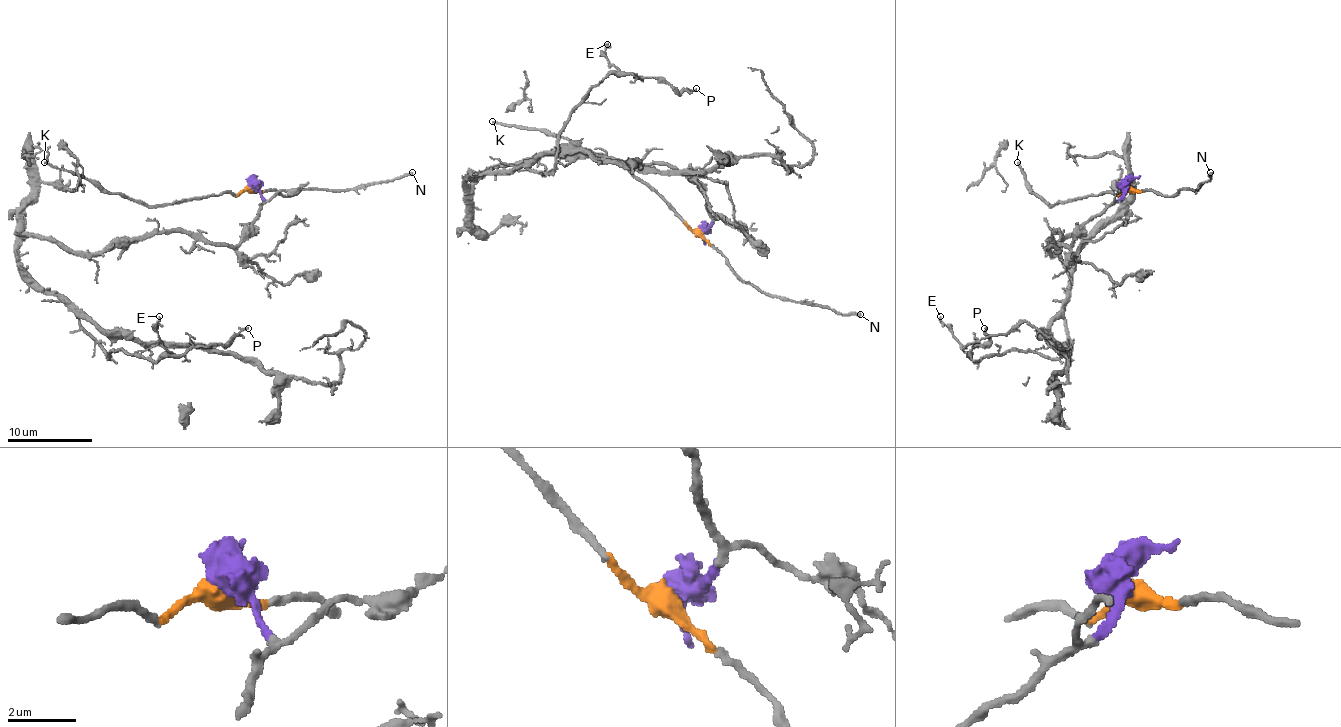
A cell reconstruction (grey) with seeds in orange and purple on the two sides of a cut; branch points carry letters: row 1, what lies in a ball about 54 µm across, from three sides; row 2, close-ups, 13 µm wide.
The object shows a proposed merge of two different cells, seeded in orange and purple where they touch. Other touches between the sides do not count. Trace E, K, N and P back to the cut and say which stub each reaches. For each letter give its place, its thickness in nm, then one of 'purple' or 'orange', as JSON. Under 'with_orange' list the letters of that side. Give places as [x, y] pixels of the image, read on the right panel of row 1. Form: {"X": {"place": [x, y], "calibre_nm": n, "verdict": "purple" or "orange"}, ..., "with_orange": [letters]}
{"E": {"place": [940, 316], "calibre_nm": 120, "verdict": "purple"}, "K": {"place": [1017, 162], "calibre_nm": 150, "verdict": "orange"}, "N": {"place": [1210, 172], "calibre_nm": 240, "verdict": "orange"}, "P": {"place": [984, 328], "calibre_nm": 140, "verdict": "purple"}, "with_orange": ["K", "N"]}

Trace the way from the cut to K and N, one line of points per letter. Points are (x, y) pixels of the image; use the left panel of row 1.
K: (251, 187), (245, 187), (237, 193), (143, 206), (44, 161)
N: (251, 187), (294, 195), (302, 189), (349, 189), (402, 178), (412, 172)

